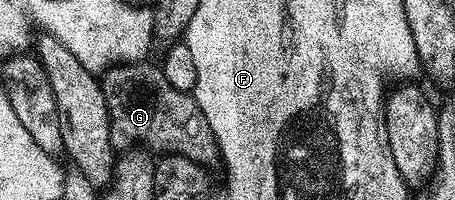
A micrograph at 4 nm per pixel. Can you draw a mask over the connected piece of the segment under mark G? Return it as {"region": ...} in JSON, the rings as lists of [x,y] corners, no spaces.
{"region":[[[152,61],[126,62],[109,67],[100,75],[101,91],[107,104],[107,116],[109,117],[109,138],[118,151],[128,152],[134,148],[140,148],[146,152],[152,152],[157,156],[178,154],[189,158],[192,162],[209,164],[212,158],[218,157],[217,142],[213,138],[211,128],[203,116],[203,112],[197,107],[192,93],[177,91],[167,82],[167,77],[160,65],[152,66]]]}

